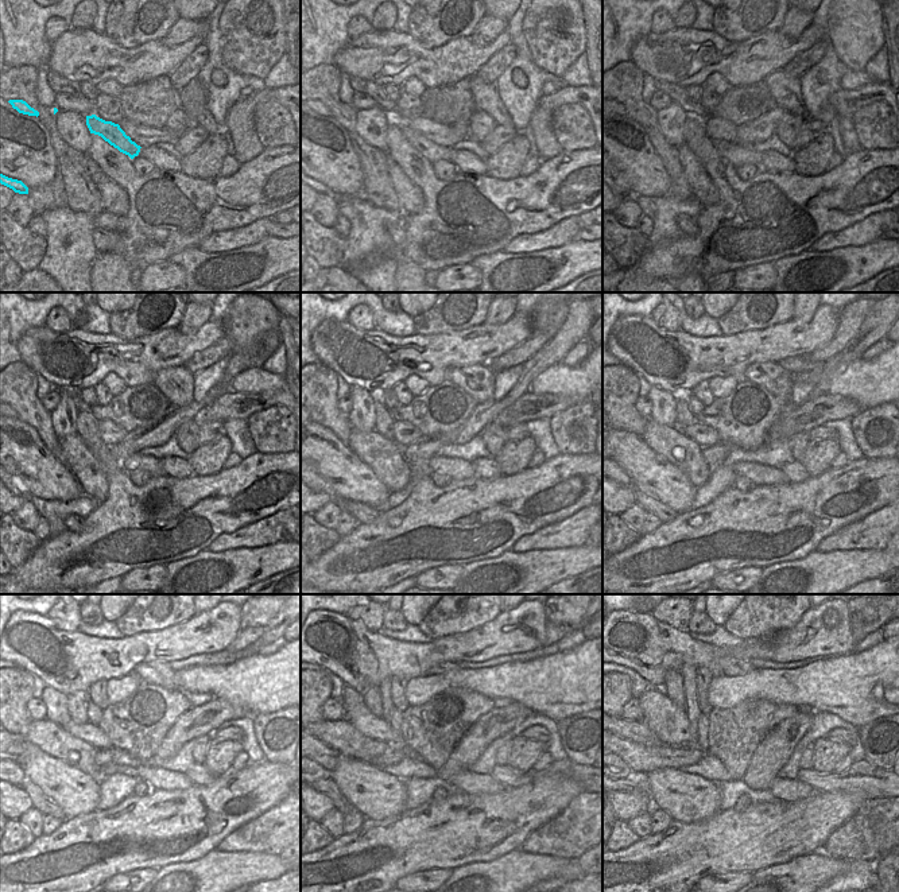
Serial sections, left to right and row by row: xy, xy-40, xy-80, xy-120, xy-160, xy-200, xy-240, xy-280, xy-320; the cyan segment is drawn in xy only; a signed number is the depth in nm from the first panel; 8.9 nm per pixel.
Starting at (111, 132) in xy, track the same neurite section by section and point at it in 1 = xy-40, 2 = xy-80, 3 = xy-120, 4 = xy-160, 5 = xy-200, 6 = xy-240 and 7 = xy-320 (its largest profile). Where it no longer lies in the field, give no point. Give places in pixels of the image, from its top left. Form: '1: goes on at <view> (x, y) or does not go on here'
1: goes on at xy-40 (430, 150)
2: goes on at xy-80 (737, 154)
3: goes on at xy-120 (136, 461)
4: goes on at xy-160 (458, 469)
5: goes on at xy-200 (760, 474)
6: goes on at xy-240 (158, 778)
7: goes on at xy-320 (790, 790)

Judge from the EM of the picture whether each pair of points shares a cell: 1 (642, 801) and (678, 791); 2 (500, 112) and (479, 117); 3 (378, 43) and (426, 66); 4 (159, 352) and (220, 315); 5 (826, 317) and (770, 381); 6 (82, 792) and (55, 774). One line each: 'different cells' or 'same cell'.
1: different cells
2: different cells
3: same cell
4: different cells
5: different cells
6: same cell

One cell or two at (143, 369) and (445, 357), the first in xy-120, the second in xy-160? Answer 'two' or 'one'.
one

